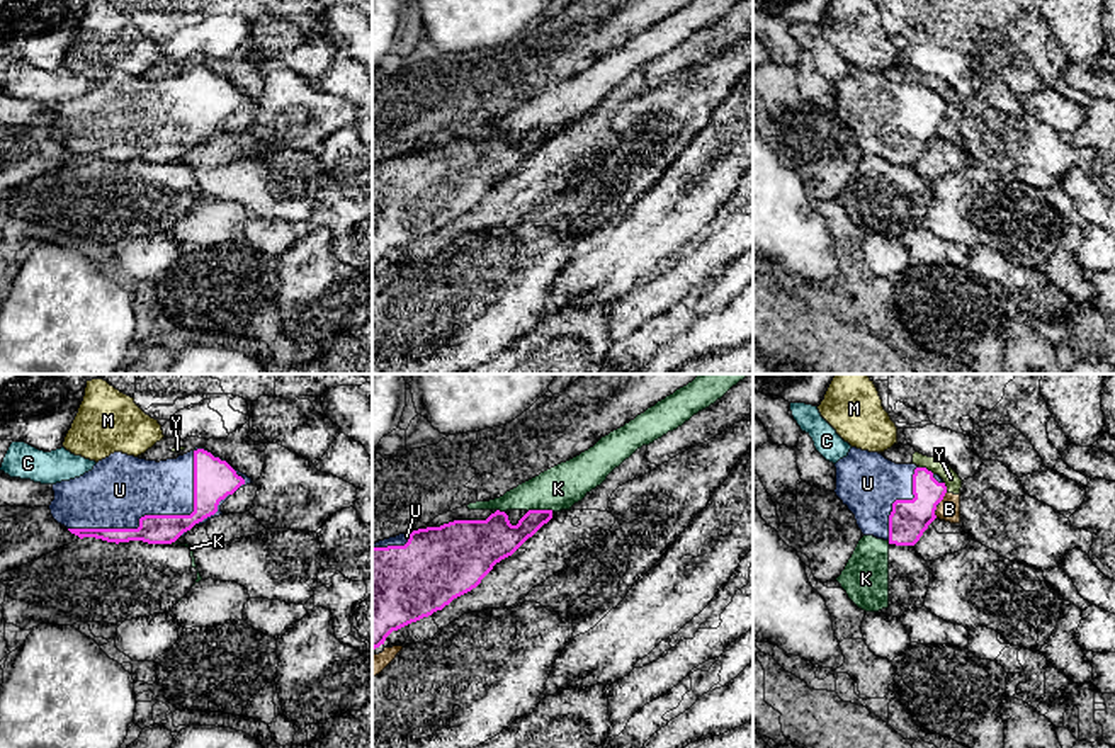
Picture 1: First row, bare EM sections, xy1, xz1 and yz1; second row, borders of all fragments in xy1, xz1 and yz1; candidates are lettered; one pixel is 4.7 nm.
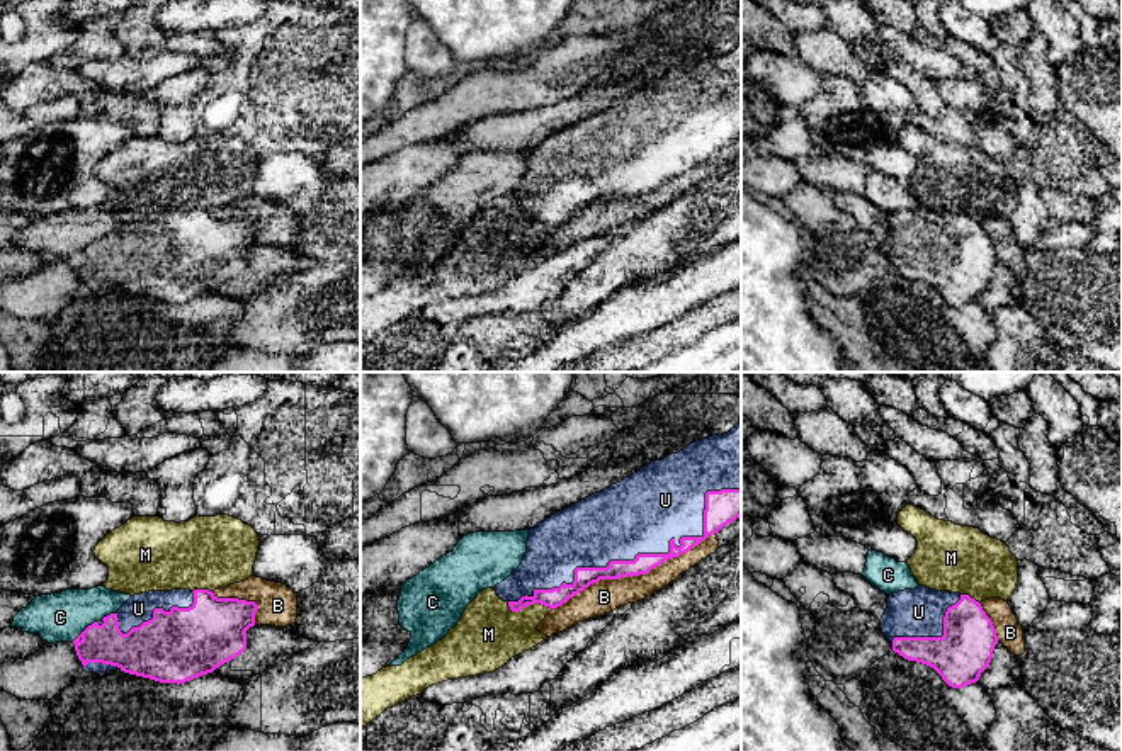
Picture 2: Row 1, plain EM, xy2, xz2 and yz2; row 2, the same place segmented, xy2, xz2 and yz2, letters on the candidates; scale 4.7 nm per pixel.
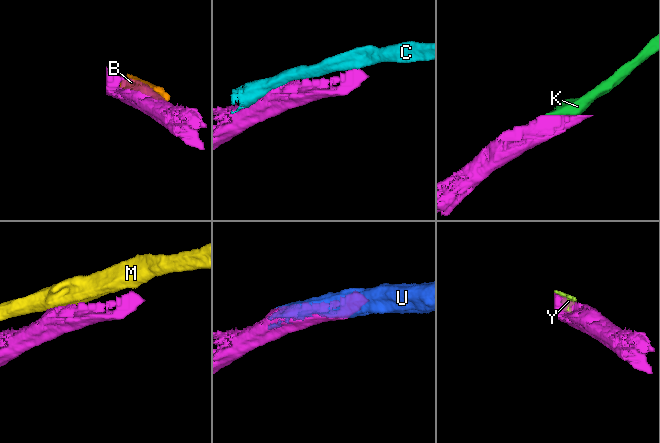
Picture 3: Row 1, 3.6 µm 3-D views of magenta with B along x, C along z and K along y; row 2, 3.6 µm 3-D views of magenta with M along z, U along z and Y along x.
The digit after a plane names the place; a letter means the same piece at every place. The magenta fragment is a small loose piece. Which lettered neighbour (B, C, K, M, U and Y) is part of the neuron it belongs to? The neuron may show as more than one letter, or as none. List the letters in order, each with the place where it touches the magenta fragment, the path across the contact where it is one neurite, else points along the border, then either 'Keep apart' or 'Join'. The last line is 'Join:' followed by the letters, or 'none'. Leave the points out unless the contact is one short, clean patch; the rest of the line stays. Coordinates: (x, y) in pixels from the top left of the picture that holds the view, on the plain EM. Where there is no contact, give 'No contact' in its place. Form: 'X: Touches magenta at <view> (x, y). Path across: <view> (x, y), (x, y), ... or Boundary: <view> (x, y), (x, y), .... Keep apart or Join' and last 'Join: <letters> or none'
B: Touches magenta at xz2 (633, 194). Keep apart
C: Touches magenta at xy2 (85, 248). Keep apart
K: Touches magenta at xz1 (539, 130). Boundary: xz1 (553, 130), (527, 131). Keep apart
M: Touches magenta at xz2 (529, 223). Keep apart
U: Touches magenta at xz2 (646, 174). Join
Y: Touches magenta at yz1 (925, 87). Boundary: yz1 (920, 85), (933, 92). Keep apart
Join: U

